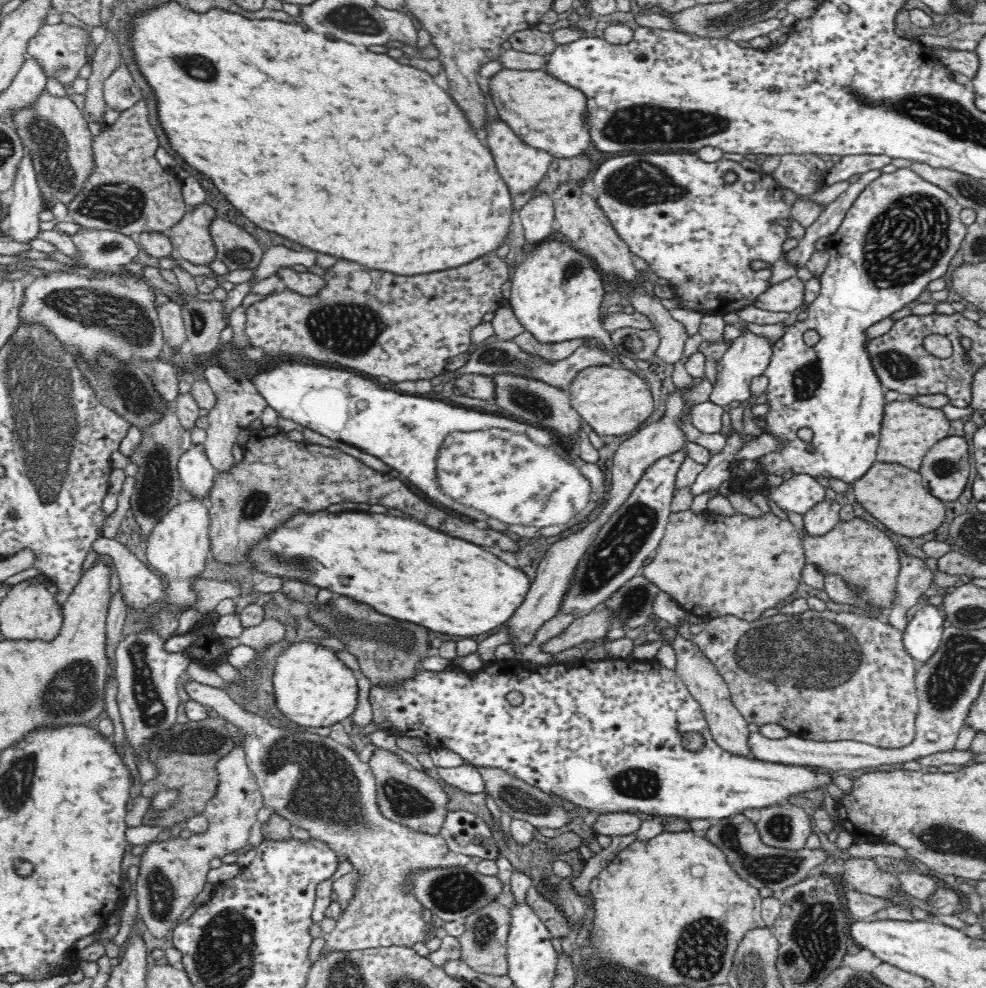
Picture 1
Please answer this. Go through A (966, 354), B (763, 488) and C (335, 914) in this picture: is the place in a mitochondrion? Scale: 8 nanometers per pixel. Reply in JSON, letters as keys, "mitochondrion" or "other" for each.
{"A":"other","B":"other","C":"other"}

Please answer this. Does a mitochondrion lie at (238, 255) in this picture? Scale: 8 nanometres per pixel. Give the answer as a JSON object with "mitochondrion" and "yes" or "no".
{"mitochondrion":"yes"}

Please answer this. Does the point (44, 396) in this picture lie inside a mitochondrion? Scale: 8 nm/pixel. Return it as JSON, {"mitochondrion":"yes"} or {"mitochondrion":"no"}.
{"mitochondrion":"yes"}

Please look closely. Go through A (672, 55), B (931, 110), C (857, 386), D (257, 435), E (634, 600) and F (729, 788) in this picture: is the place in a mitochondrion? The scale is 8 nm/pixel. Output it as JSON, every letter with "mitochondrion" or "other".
{"A":"other","B":"mitochondrion","C":"other","D":"other","E":"mitochondrion","F":"other"}

